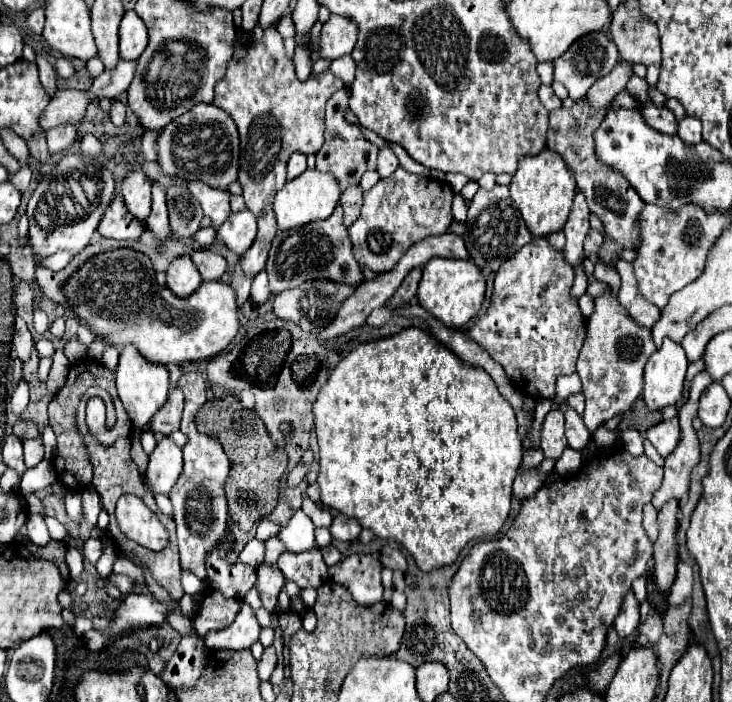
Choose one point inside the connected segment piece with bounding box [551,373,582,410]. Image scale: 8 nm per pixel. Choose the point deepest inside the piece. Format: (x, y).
(568, 385)

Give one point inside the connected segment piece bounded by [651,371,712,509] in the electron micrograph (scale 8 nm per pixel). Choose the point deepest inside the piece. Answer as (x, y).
(677, 465)

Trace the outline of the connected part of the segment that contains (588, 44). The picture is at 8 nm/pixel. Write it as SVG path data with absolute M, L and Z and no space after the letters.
M606 31L586 33L582 37L578 37L566 53L562 53L558 59L554 59L554 81L562 83L568 89L568 95L572 101L578 101L586 95L586 91L592 87L592 83L598 81L600 77L604 77L606 73L610 73L618 61L620 61L618 49Z

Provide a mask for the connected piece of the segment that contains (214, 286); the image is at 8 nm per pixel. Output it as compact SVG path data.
M118 247L104 251L88 259L76 273L72 273L64 285L62 293L68 299L78 323L86 325L96 339L102 339L106 347L126 347L134 345L146 361L158 365L180 365L186 361L204 361L212 359L228 349L236 331L238 331L238 305L236 295L230 285L224 281L202 283L196 293L186 299L176 297L168 287L158 285L156 271L148 255L134 251L130 247Z

